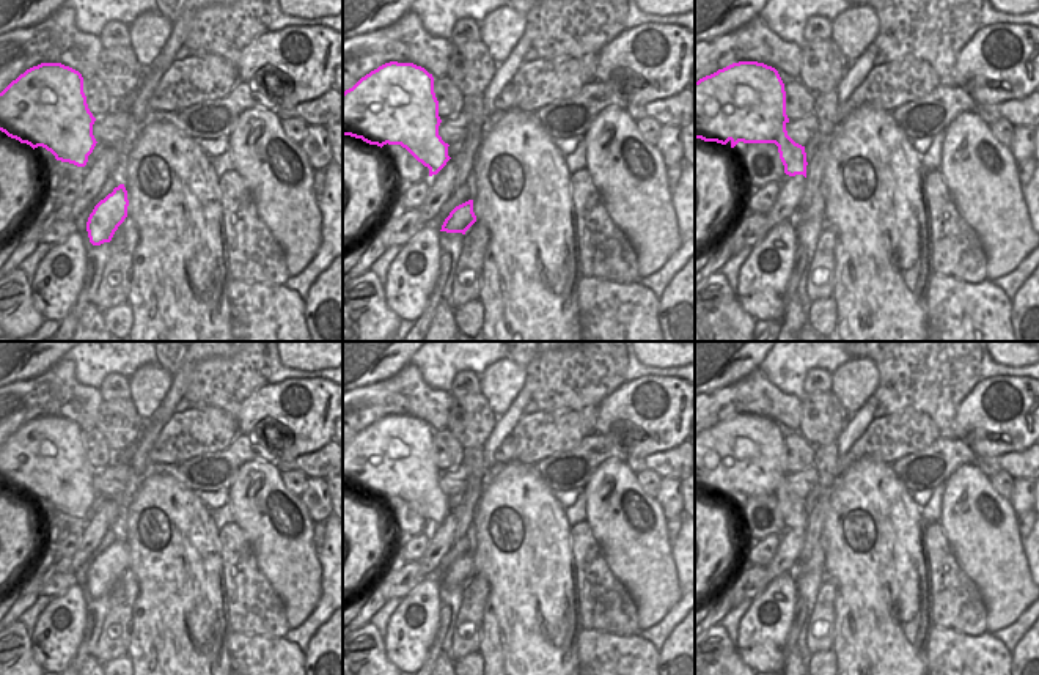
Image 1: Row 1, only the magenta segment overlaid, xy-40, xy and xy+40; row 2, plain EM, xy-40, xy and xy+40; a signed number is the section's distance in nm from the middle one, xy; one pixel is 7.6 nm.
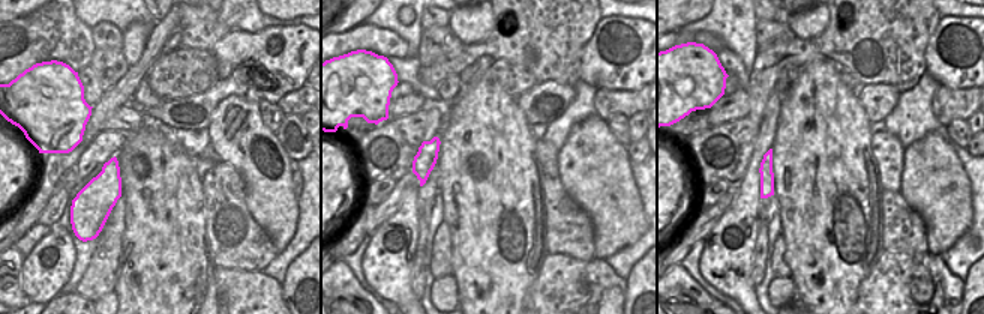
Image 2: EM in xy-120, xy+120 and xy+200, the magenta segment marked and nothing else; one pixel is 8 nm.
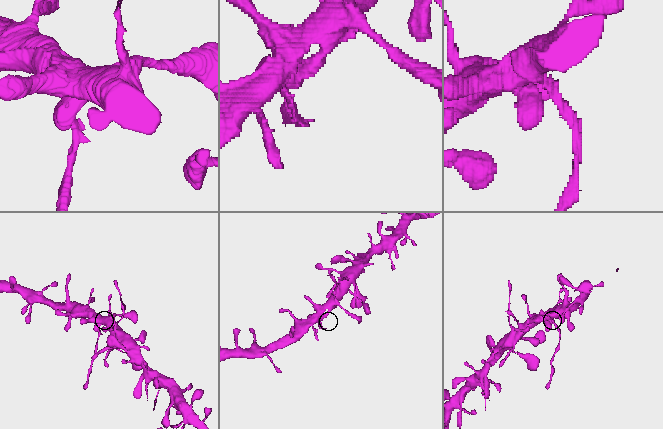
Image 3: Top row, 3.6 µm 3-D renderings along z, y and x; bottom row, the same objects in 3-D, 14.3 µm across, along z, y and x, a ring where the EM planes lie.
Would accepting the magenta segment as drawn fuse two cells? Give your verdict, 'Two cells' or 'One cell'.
Two cells

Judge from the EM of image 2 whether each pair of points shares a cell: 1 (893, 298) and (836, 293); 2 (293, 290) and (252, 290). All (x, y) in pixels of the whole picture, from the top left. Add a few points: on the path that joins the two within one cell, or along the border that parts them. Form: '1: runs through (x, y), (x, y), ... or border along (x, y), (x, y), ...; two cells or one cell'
1: border along (876, 265), (861, 281), (855, 298); two cells
2: border along (281, 284), (282, 298); two cells

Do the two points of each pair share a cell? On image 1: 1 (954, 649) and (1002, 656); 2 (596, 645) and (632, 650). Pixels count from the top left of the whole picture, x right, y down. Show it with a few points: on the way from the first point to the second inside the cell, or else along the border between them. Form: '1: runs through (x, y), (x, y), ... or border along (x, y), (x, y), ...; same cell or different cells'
1: runs through (965, 656), (991, 656); same cell
2: runs through (605, 650), (623, 650); same cell

